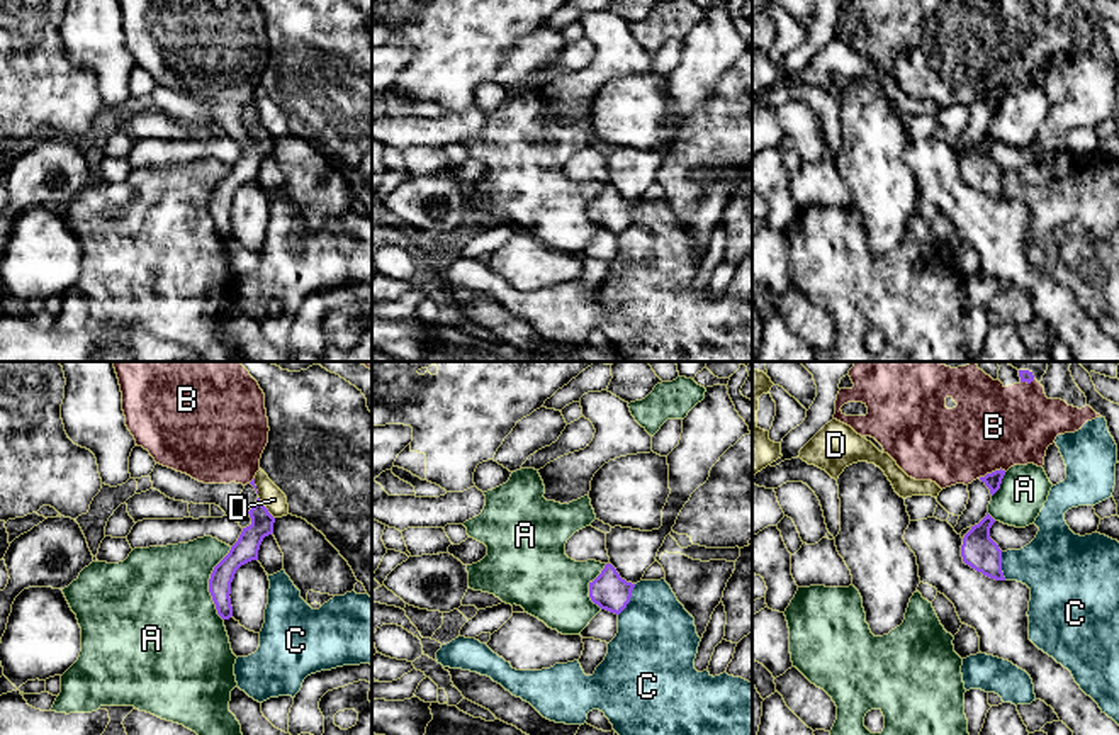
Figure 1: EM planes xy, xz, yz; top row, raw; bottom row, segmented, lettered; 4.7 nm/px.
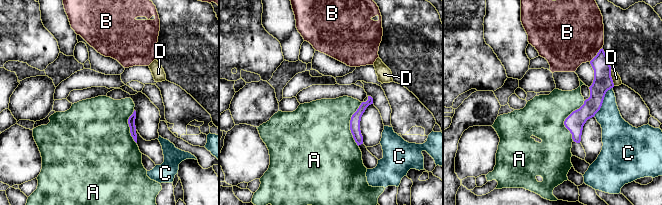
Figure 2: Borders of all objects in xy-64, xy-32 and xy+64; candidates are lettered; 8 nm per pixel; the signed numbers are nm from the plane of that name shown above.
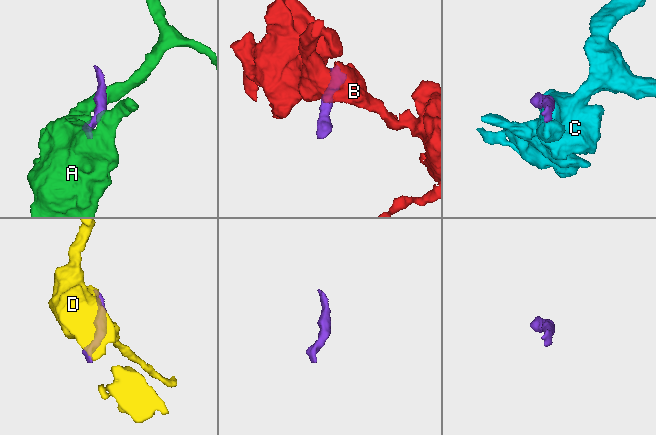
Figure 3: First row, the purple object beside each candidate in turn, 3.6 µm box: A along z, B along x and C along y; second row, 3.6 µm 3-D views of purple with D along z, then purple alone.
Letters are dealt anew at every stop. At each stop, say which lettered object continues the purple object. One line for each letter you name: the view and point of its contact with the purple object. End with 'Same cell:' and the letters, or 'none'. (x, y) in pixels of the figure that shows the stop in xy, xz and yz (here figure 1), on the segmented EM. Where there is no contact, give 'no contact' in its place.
Same cell: none

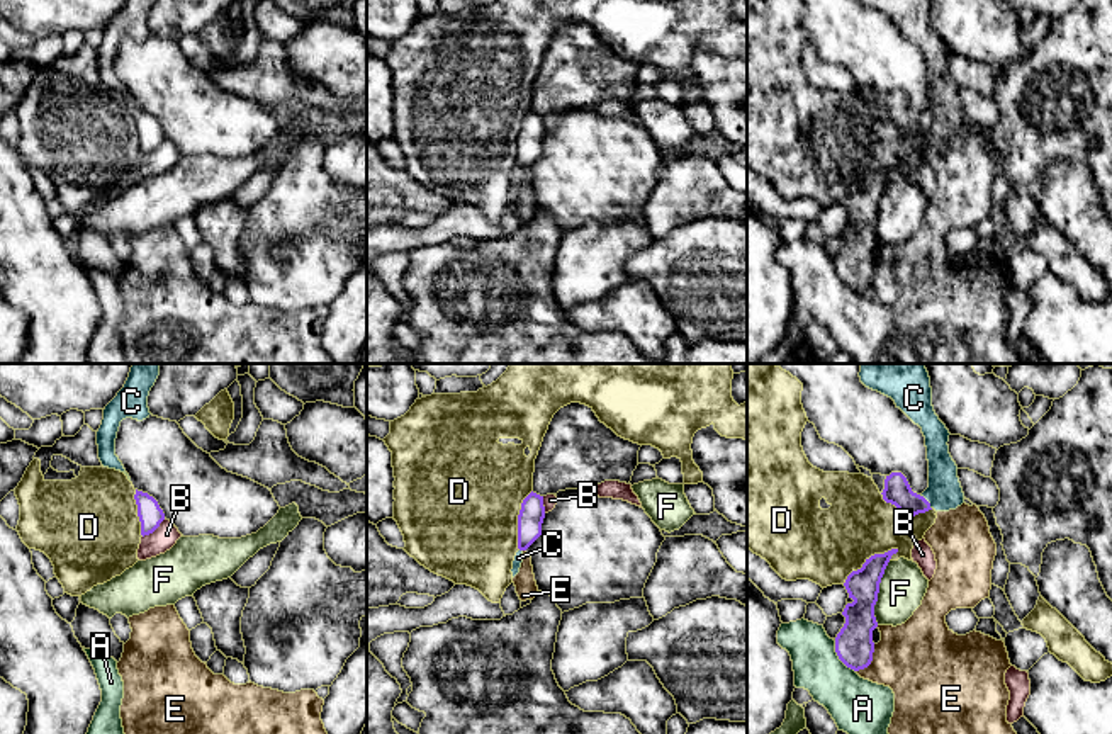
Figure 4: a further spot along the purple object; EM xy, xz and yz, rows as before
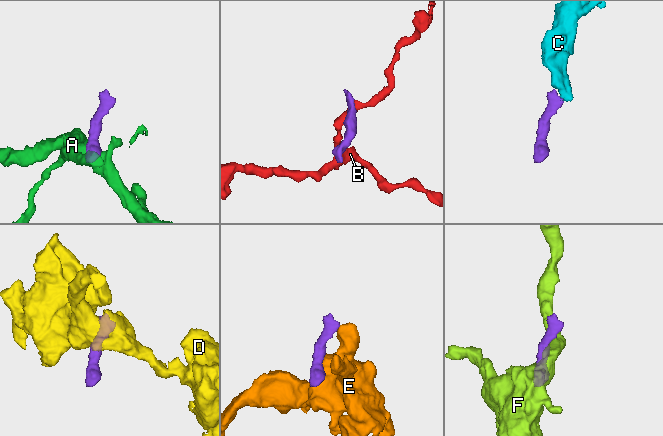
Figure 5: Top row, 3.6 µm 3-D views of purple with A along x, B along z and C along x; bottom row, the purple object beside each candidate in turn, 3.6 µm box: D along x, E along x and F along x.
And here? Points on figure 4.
C: yz (927, 502)
Same cell: C

